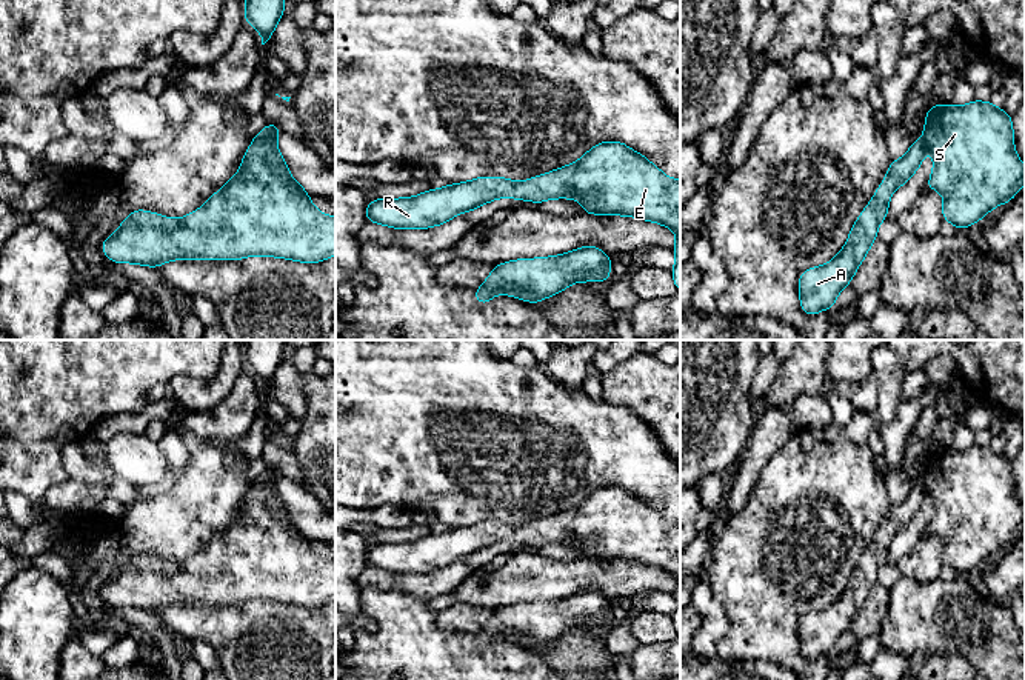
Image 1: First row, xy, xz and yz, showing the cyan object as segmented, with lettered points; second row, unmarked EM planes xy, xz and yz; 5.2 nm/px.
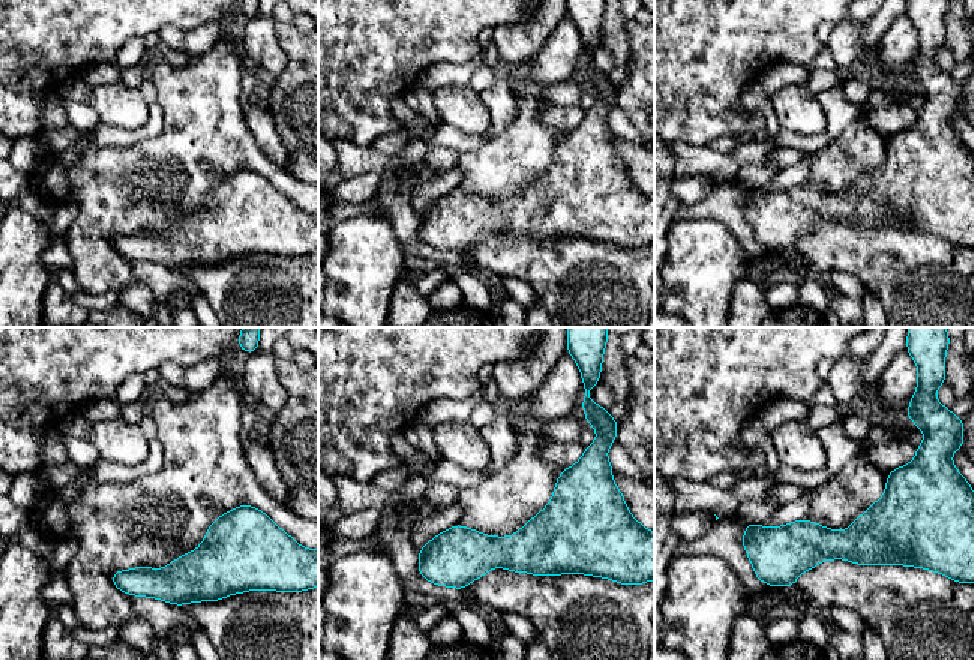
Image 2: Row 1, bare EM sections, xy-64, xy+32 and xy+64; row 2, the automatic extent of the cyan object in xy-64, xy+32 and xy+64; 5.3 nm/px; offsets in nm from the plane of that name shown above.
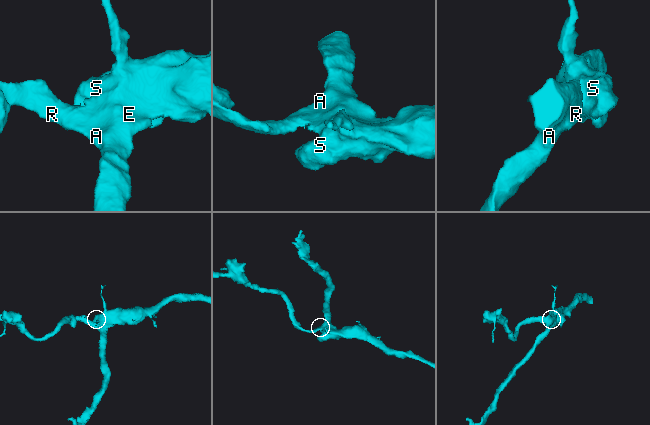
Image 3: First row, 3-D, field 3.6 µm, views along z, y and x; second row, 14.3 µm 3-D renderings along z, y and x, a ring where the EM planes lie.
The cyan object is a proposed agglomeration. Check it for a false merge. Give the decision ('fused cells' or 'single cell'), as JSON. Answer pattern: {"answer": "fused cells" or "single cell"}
{"answer": "single cell"}

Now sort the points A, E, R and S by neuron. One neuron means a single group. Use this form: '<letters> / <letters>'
A E R S

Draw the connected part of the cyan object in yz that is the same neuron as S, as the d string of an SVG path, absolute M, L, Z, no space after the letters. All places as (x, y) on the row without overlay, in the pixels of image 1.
M976 443L965 451L951 448L930 451L925 462L923 482L911 486L905 502L891 506L882 529L856 565L842 595L830 608L810 612L800 618L799 643L806 660L816 660L819 655L834 652L839 637L854 623L856 614L879 582L877 571L886 563L893 535L914 520L927 492L934 500L934 514L925 532L943 538L942 562L959 575L977 568L993 552L1010 548L1025 528L1025 511L1014 497L1013 465L1003 452L999 454L991 446L979 446Z

